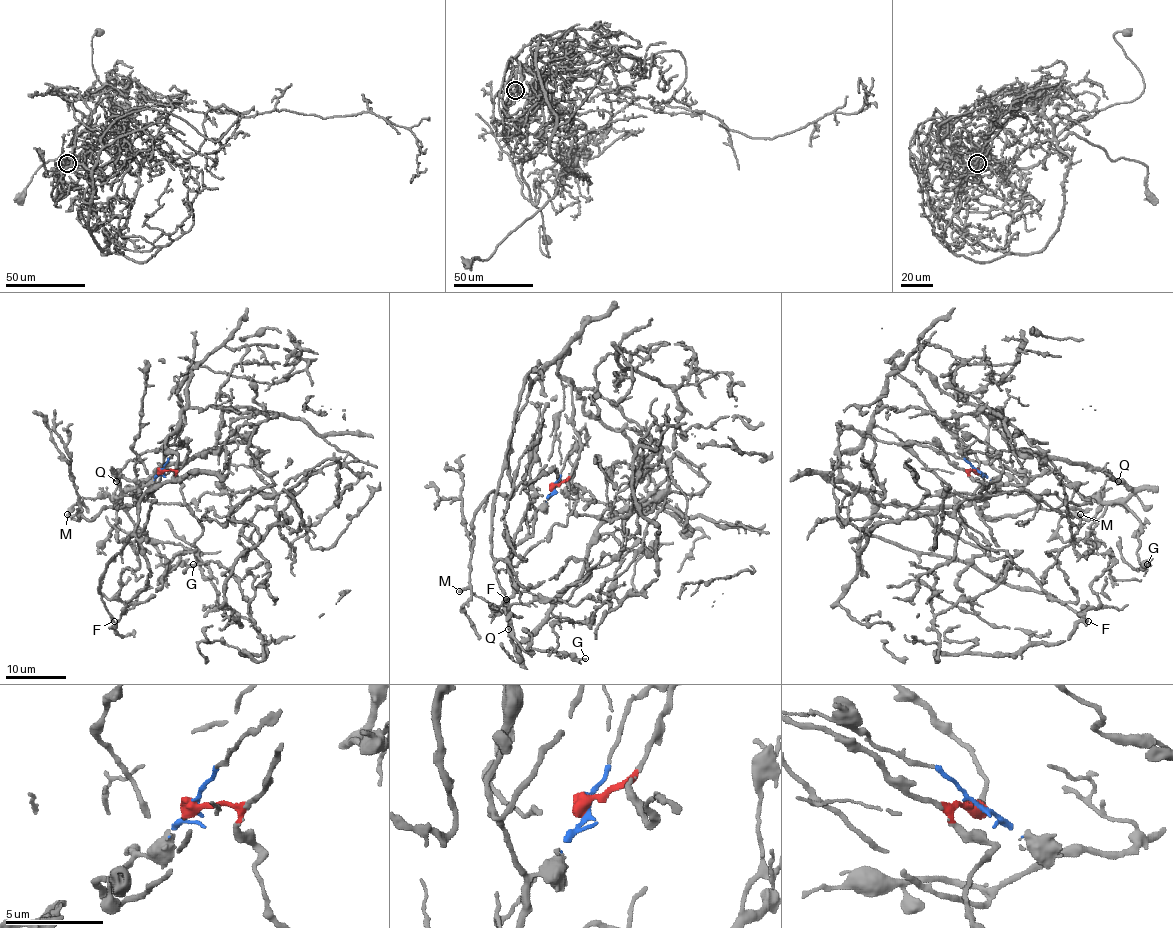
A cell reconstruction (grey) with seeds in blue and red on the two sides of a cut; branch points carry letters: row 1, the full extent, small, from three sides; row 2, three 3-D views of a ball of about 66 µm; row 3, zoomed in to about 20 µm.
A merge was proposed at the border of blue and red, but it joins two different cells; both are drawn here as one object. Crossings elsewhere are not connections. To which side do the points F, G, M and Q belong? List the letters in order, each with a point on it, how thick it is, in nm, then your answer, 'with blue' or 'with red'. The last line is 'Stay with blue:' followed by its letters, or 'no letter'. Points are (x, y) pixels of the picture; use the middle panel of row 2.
F: at (506, 599); 260 nm thick; with red
G: at (585, 658); 160 nm thick; with blue
M: at (459, 591); 240 nm thick; with red
Q: at (508, 629); 130 nm thick; with blue
Stay with blue: G, Q

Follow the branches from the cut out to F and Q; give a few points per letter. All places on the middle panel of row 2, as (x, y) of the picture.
F: (554, 487), (578, 457), (572, 388), (557, 369), (569, 350), (522, 385), (493, 501), (493, 563), (505, 599)
Q: (554, 487), (537, 508), (533, 533), (514, 548), (511, 557), (513, 591), (507, 607), (508, 629)

